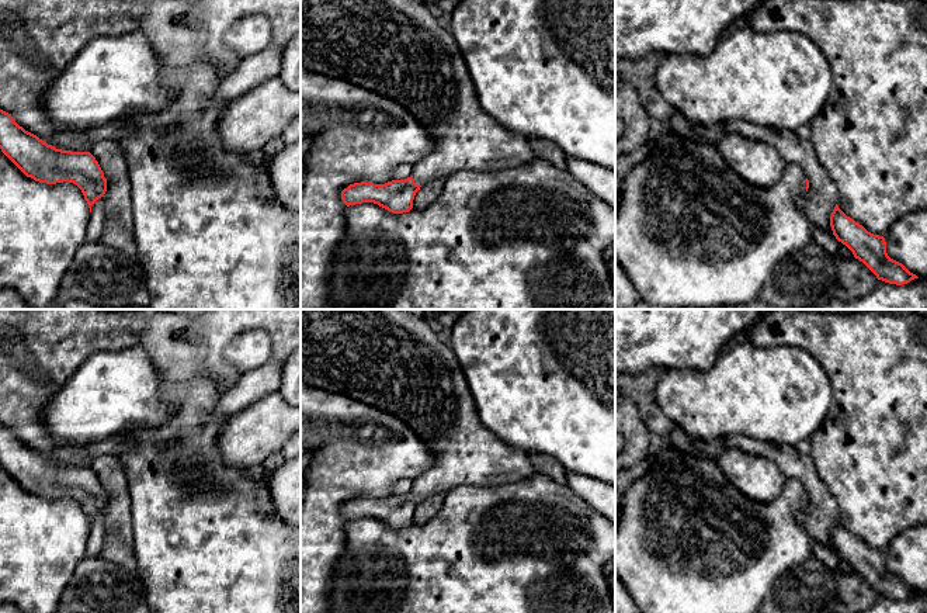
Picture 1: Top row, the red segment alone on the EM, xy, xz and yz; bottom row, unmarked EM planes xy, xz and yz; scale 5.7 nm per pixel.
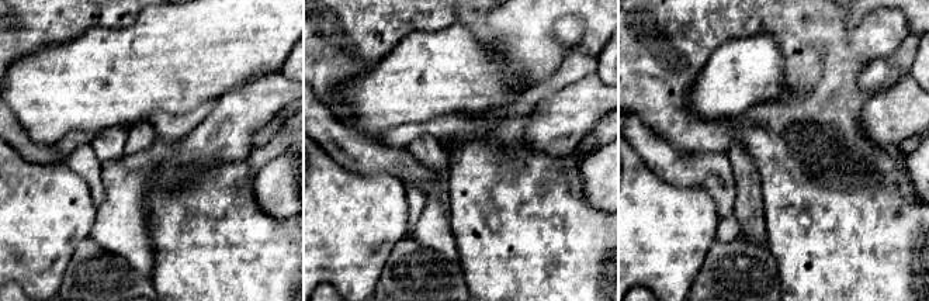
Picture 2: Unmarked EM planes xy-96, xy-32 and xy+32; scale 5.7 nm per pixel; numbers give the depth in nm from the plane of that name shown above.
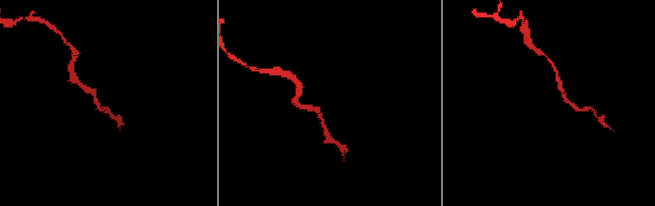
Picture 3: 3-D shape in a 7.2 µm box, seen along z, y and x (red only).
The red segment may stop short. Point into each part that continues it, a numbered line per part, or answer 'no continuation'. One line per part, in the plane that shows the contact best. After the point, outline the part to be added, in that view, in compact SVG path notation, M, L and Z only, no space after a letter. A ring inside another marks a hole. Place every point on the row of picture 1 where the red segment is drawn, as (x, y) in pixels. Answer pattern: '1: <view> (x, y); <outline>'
1: xz (396, 48); M301 0L301 66L375 91L406 108L428 131L433 150L413 166L419 186L445 180L456 172L503 172L537 156L527 138L510 132L480 105L464 55L424 3L416 0Z

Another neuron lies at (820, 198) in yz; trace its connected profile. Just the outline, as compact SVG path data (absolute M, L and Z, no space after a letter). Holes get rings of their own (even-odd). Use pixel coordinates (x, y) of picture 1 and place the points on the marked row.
M728 121L723 125L726 132L771 145L785 163L801 166L809 180L809 188L803 195L805 214L813 226L833 235L830 215L837 204L837 190L817 160L810 141L799 138L795 131L756 125L747 121Z

